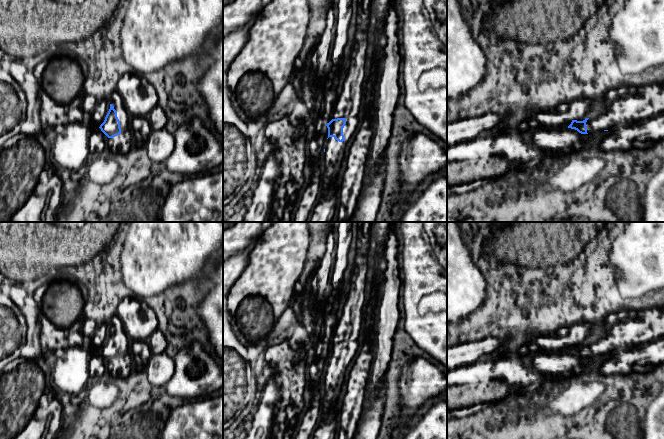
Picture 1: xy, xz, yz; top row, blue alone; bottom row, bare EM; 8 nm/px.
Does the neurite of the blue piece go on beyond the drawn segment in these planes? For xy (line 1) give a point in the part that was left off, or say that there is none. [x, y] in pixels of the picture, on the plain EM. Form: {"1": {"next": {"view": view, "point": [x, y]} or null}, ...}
{"1": {"next": {"view": "xy", "point": [115, 323]}}}

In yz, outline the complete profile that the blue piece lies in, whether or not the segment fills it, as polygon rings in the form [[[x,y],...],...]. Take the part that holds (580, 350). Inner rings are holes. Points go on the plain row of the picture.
[[[664,307],[623,310],[607,315],[601,330],[583,345],[572,344],[568,352],[581,358],[608,355],[664,337]]]

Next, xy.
[[[117,315],[110,319],[109,326],[110,333],[99,352],[108,362],[113,362],[131,353],[132,341],[125,334],[123,323]]]

